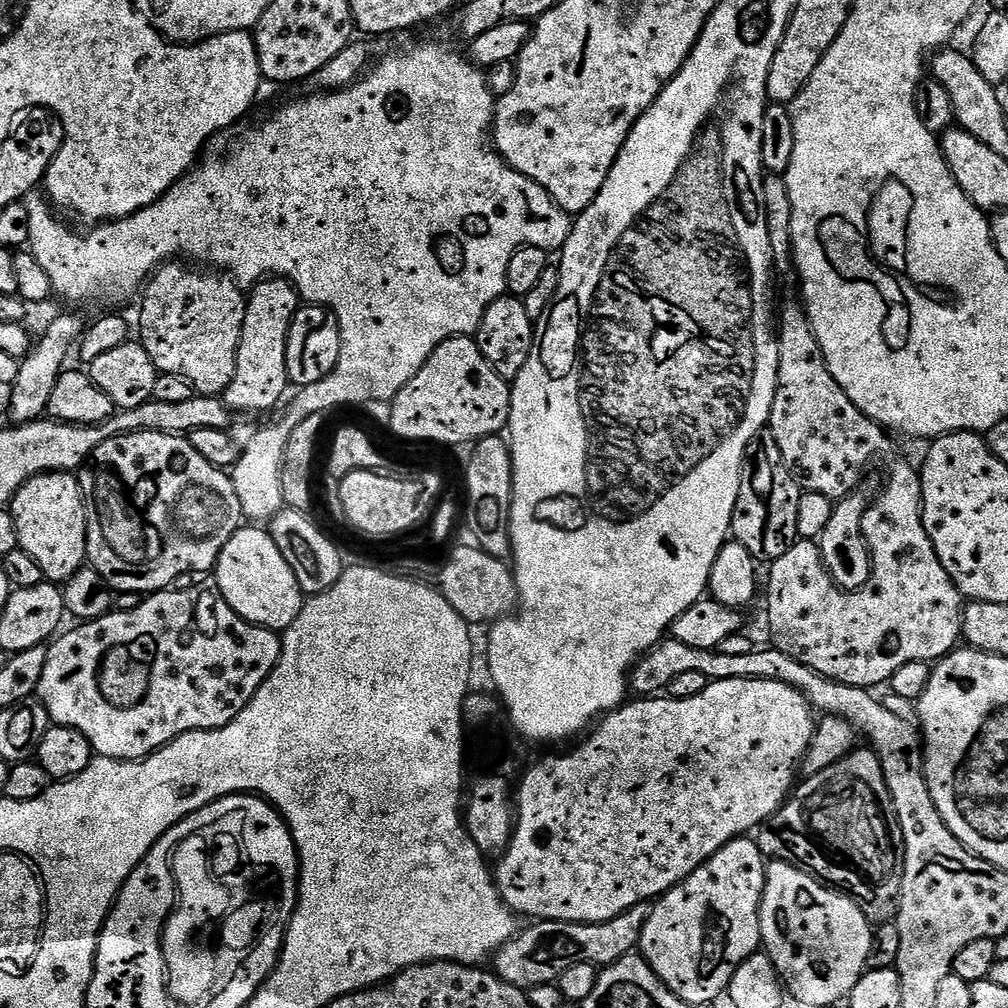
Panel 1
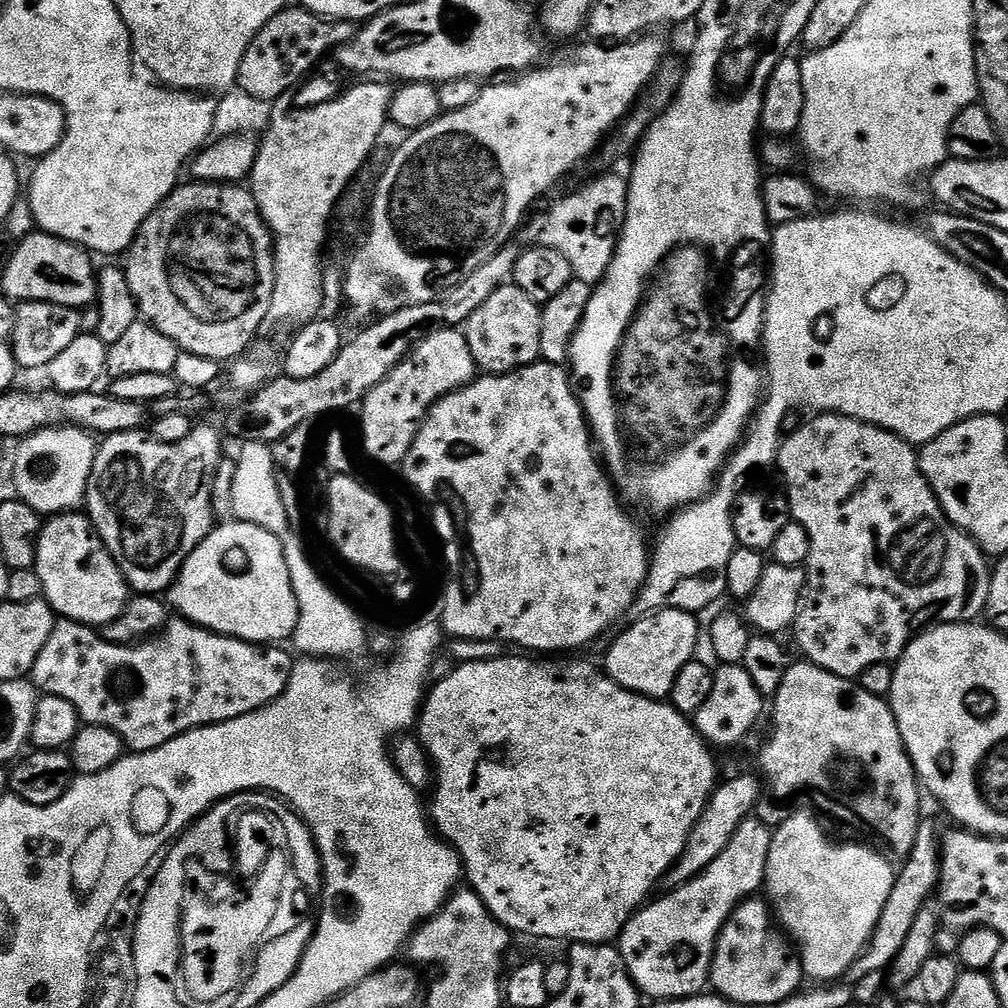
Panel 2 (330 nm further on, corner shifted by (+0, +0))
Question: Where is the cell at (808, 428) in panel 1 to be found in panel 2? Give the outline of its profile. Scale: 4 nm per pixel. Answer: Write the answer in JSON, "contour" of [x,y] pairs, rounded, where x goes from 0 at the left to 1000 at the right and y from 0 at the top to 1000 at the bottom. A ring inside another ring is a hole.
{"contour":[[[830,409],[810,411],[795,423],[791,429],[777,434],[774,448],[770,452],[770,460],[778,471],[778,480],[782,483],[780,495],[785,515],[795,520],[804,530],[804,554],[800,561],[800,590],[794,600],[794,610],[790,613],[788,628],[790,639],[798,646],[799,656],[811,659],[828,671],[851,673],[863,661],[872,659],[885,659],[892,655],[900,643],[901,638],[922,621],[930,619],[959,619],[967,616],[968,611],[980,602],[982,577],[984,576],[984,563],[982,556],[973,548],[972,541],[964,533],[958,531],[952,524],[947,524],[941,518],[940,512],[933,505],[933,499],[925,489],[925,483],[913,465],[913,453],[910,445],[894,433],[879,428],[878,425],[869,425],[854,417],[842,413],[833,413]]]}

